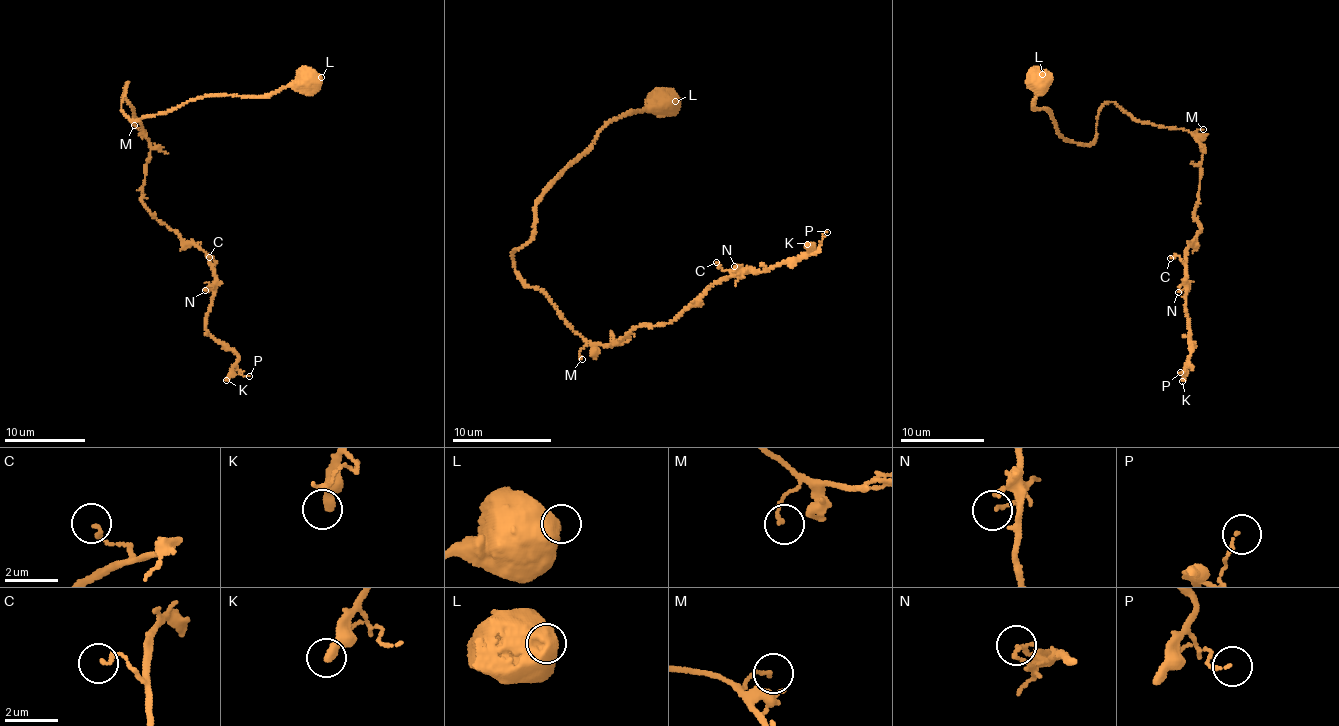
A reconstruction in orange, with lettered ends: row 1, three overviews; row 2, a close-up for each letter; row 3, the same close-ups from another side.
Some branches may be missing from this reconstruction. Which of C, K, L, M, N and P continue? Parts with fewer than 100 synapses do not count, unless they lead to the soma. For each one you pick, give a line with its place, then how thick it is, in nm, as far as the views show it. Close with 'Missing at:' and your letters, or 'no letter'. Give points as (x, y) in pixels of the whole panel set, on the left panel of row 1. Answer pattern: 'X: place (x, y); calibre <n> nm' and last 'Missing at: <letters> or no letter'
K: place (226, 380); calibre 320 nm
Missing at: K

